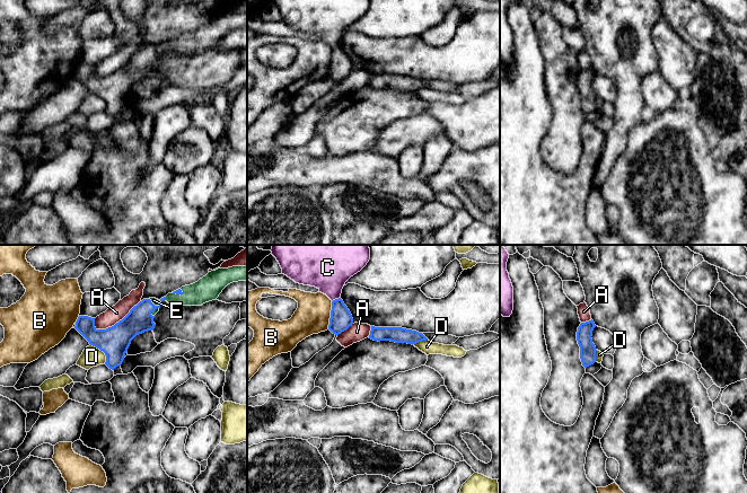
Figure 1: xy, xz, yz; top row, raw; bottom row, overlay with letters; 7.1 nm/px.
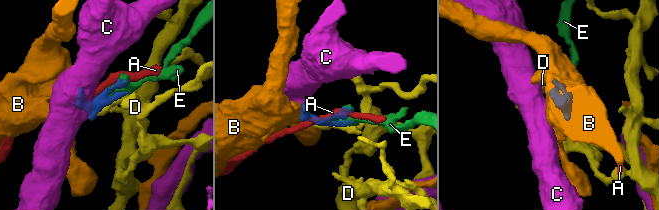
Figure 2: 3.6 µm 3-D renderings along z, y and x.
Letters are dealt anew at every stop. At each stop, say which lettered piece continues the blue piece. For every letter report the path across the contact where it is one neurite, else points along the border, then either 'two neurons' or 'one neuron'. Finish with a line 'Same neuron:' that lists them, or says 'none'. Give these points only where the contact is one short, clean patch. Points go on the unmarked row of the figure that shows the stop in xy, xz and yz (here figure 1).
A: two neurons
B: border along xz (332, 49), (327, 76); two neurons
C: border along xz (340, 44), (332, 49); two neurons
D: two neurons
E: one neuron
Same neuron: E

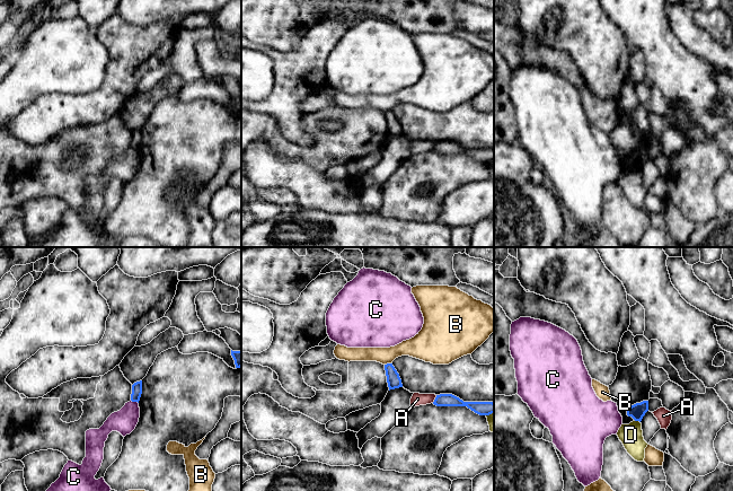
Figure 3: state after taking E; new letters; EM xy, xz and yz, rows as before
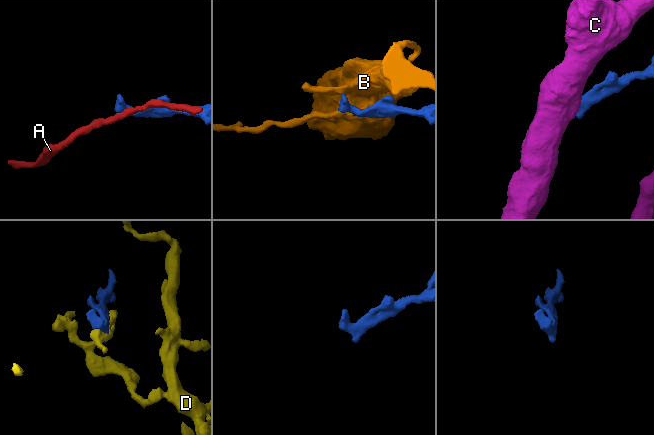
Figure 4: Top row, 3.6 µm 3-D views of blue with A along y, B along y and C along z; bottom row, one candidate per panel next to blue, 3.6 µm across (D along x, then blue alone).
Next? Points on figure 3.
A: two neurons
B: border along xz (390, 110), (385, 112); two neurons
C: border along xy (131, 147), (138, 150); two neurons
D: two neurons
Same neuron: none

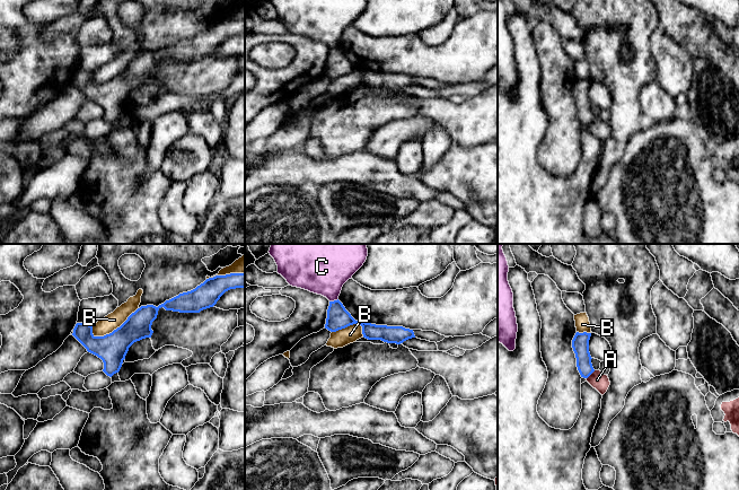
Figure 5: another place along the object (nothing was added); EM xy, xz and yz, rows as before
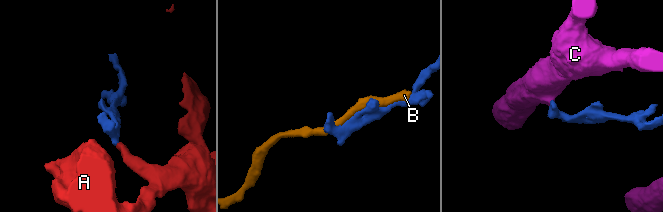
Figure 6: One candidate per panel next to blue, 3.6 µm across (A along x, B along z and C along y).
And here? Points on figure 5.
A: runs through yz (580, 90), (583, 112), (590, 121), (597, 127); one neuron
B: two neurons
C: border along xz (337, 45), (330, 49); two neurons
Same neuron: A

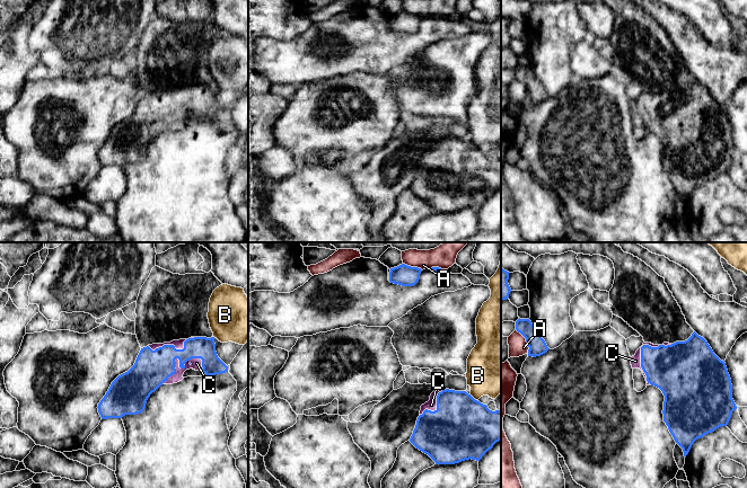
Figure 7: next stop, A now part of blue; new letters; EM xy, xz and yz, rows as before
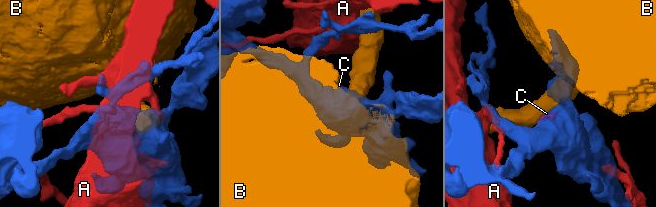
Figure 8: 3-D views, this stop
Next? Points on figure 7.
A: two neurons
B: border along xz (469, 142), (477, 149); two neurons
C: one neuron
Same neuron: C

